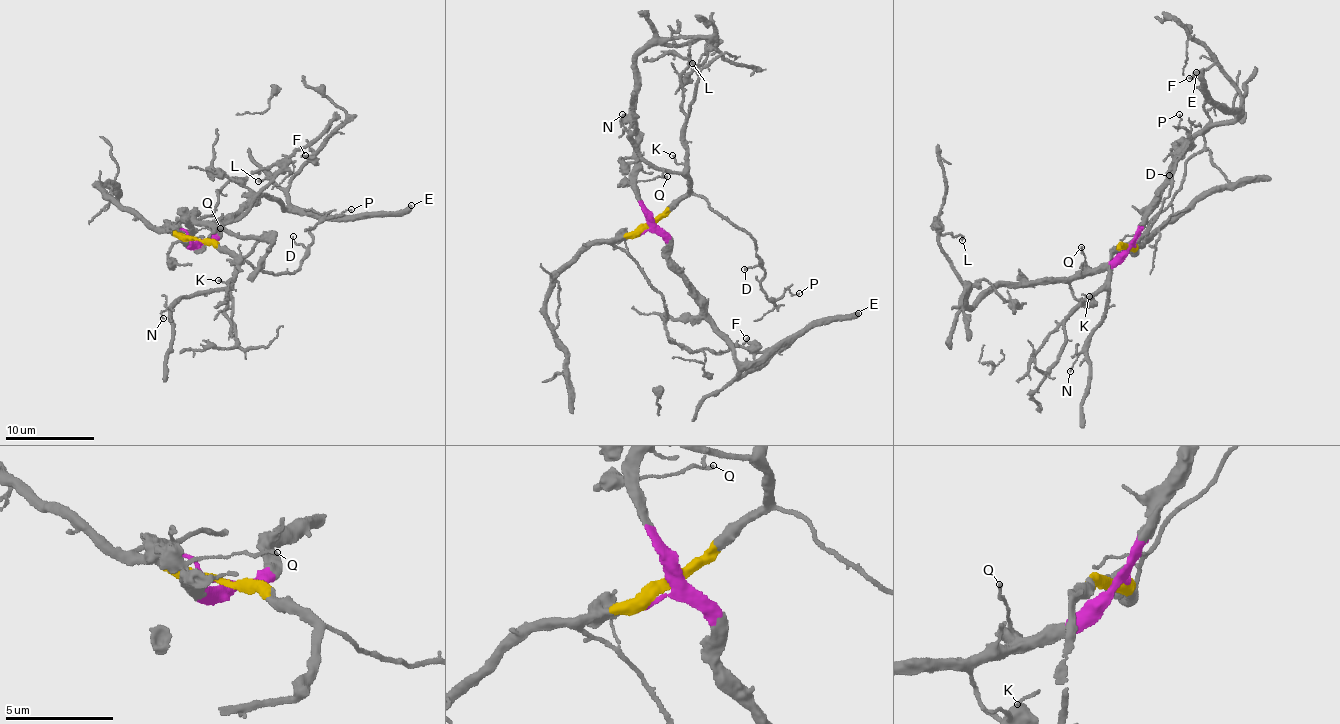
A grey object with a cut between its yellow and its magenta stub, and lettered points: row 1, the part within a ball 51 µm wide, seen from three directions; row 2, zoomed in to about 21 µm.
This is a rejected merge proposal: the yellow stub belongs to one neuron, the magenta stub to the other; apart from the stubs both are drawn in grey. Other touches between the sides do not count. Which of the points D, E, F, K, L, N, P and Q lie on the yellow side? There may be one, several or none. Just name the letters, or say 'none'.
D, K, N, P

